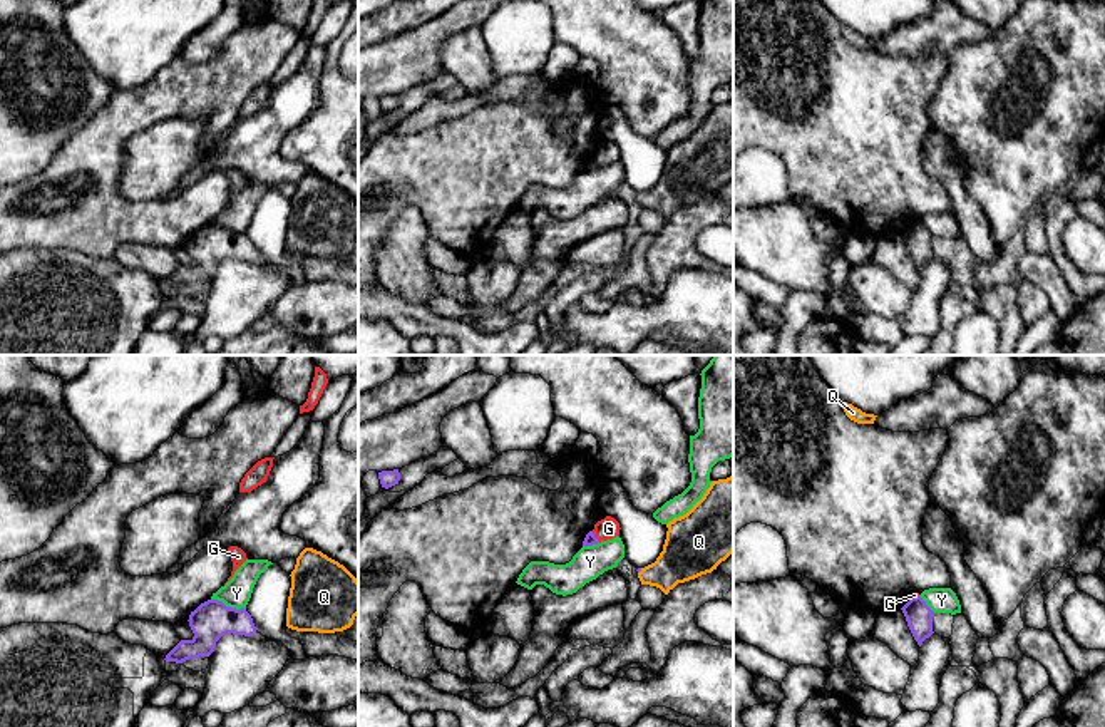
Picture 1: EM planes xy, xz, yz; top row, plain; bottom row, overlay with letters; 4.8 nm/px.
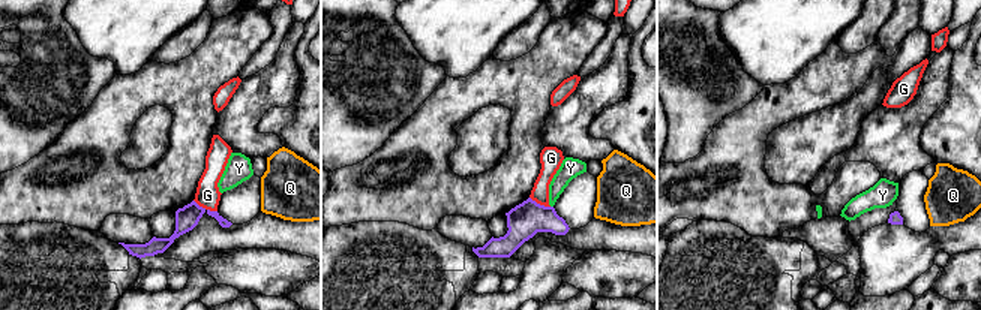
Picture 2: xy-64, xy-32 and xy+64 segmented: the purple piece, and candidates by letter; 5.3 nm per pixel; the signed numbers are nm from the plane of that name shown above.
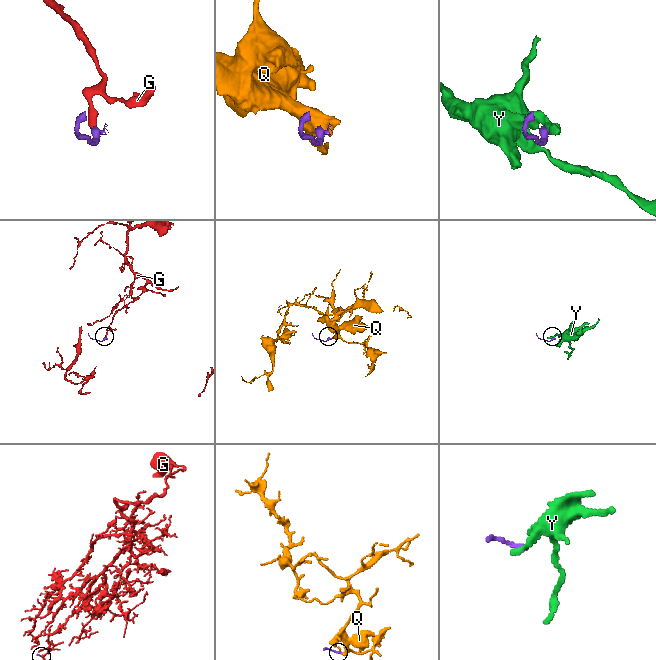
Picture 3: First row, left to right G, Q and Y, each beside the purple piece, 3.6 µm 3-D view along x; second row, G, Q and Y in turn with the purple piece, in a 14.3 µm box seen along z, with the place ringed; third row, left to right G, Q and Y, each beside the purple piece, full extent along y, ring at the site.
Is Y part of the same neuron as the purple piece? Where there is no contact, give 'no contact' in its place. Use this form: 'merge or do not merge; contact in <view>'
do not merge; contact in xy

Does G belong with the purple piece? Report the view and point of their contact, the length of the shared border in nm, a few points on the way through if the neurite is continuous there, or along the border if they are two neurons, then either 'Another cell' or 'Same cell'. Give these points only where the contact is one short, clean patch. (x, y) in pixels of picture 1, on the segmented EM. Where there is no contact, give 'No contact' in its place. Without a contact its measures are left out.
Touches purple at xz (595, 536). Shared border 70 nm. Boundary: xz (591, 531), (600, 541). Another cell

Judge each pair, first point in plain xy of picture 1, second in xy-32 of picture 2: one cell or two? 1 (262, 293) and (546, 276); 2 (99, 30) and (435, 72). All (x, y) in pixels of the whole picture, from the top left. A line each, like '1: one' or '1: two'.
1: one
2: two

